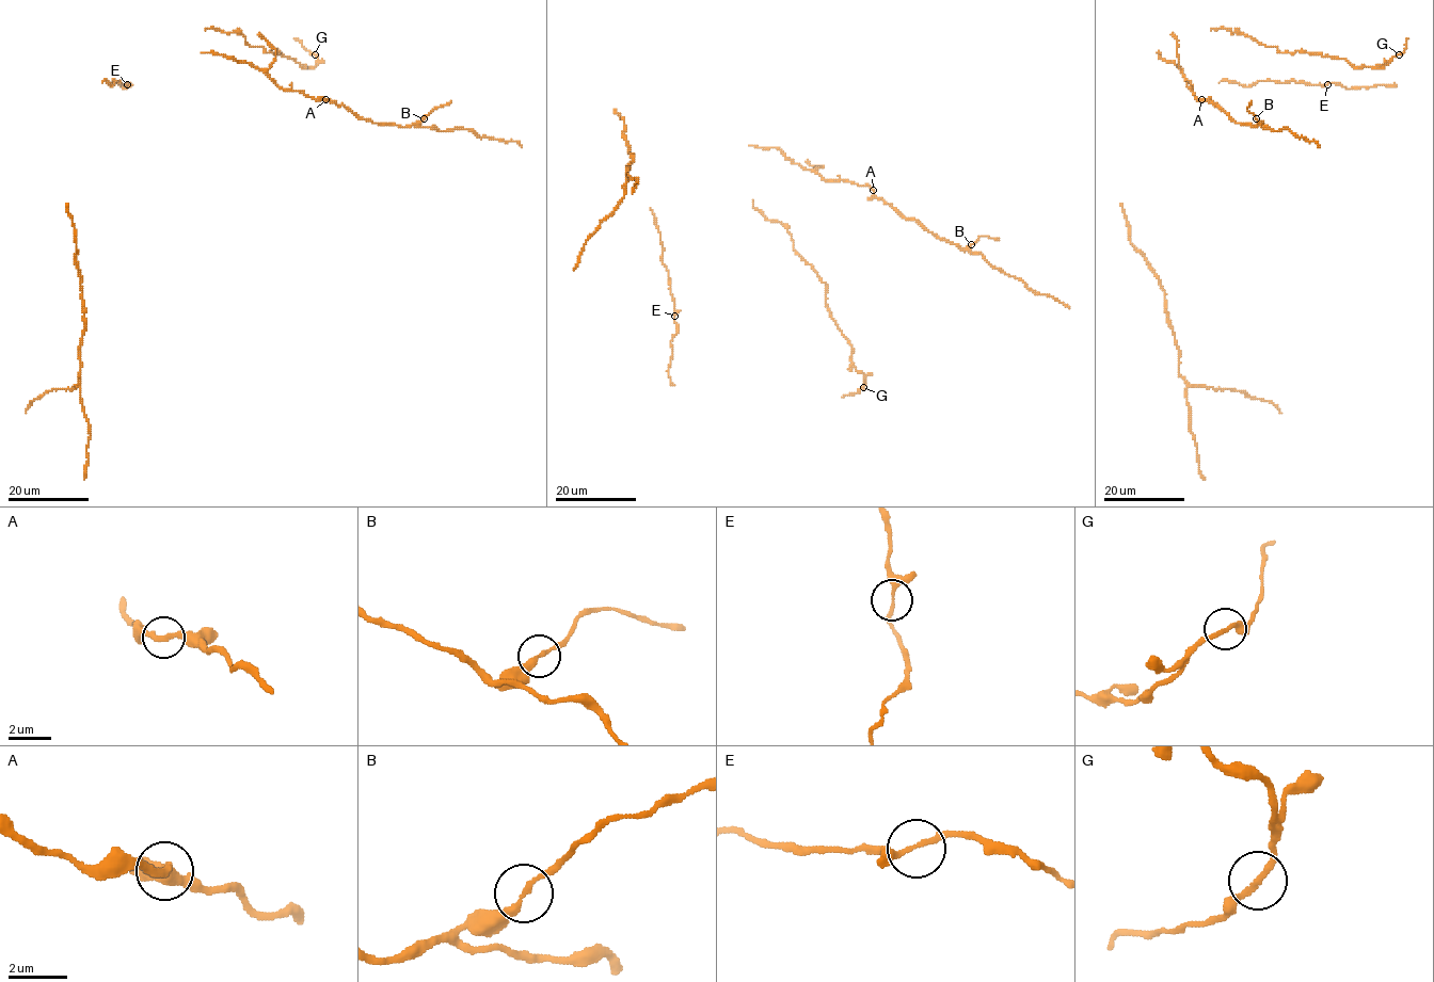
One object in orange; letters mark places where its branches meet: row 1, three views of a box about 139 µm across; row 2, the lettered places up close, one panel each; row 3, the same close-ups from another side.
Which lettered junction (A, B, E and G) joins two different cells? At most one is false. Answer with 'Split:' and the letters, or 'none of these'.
Split: none of these

